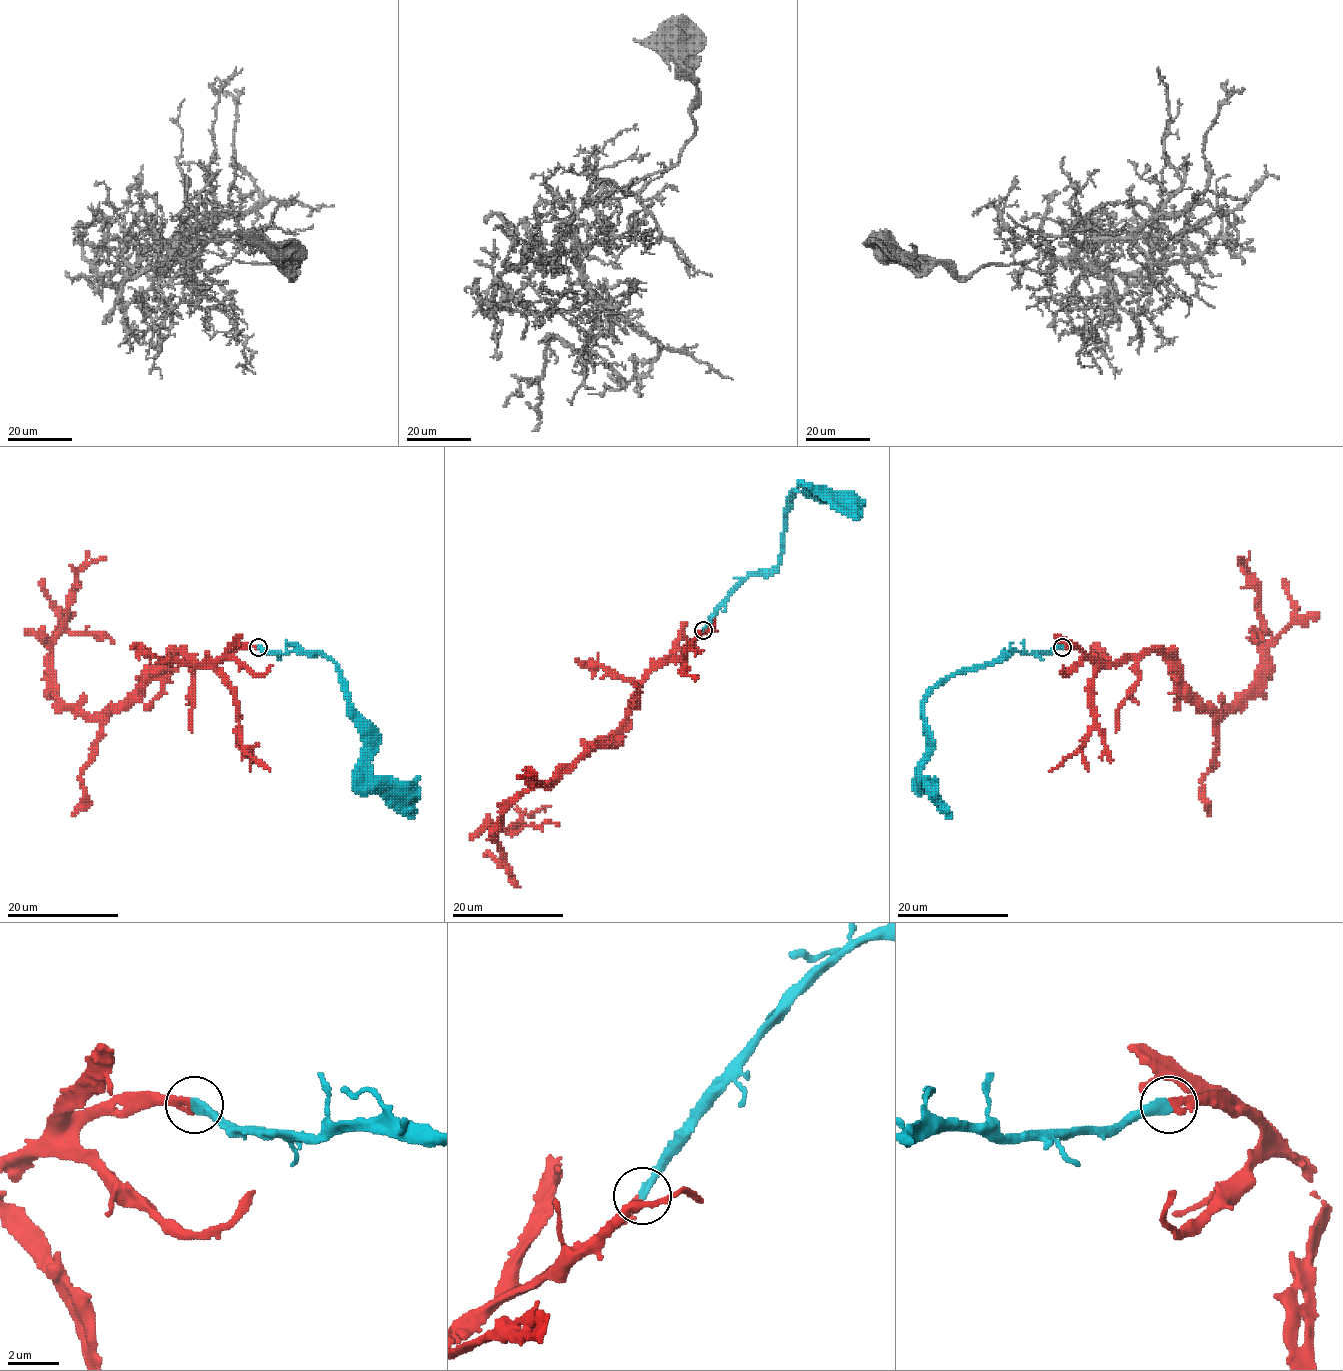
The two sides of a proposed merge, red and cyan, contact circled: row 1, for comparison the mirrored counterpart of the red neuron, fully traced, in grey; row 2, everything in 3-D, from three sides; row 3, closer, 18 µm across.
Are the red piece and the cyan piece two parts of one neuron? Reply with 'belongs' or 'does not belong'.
belongs

